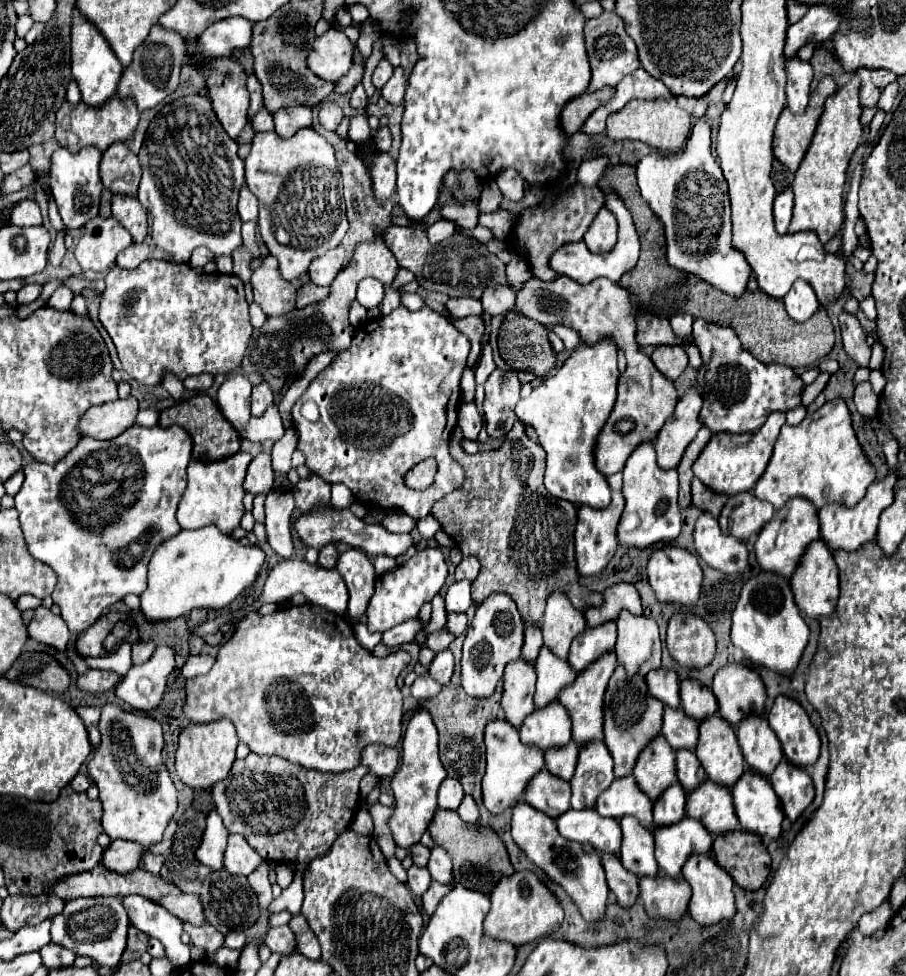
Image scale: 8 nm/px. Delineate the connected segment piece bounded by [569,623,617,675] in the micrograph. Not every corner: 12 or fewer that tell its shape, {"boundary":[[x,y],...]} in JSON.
{"boundary":[[615,623],[585,629],[571,645],[577,675],[613,651]]}

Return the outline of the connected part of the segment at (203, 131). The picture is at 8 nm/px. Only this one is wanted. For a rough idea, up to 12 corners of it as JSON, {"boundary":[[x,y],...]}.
{"boundary":[[207,97],[165,105],[141,153],[149,233],[117,265],[243,245],[239,143]]}

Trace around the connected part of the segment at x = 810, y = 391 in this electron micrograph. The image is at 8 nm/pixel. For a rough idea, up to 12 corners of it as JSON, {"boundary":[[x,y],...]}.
{"boundary":[[819,373],[811,385],[803,389],[805,407],[825,389],[829,373]]}

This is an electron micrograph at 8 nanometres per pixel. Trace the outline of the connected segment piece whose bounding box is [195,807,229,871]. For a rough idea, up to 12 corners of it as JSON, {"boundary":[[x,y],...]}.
{"boundary":[[213,807],[195,857],[211,871],[223,869],[225,825]]}

